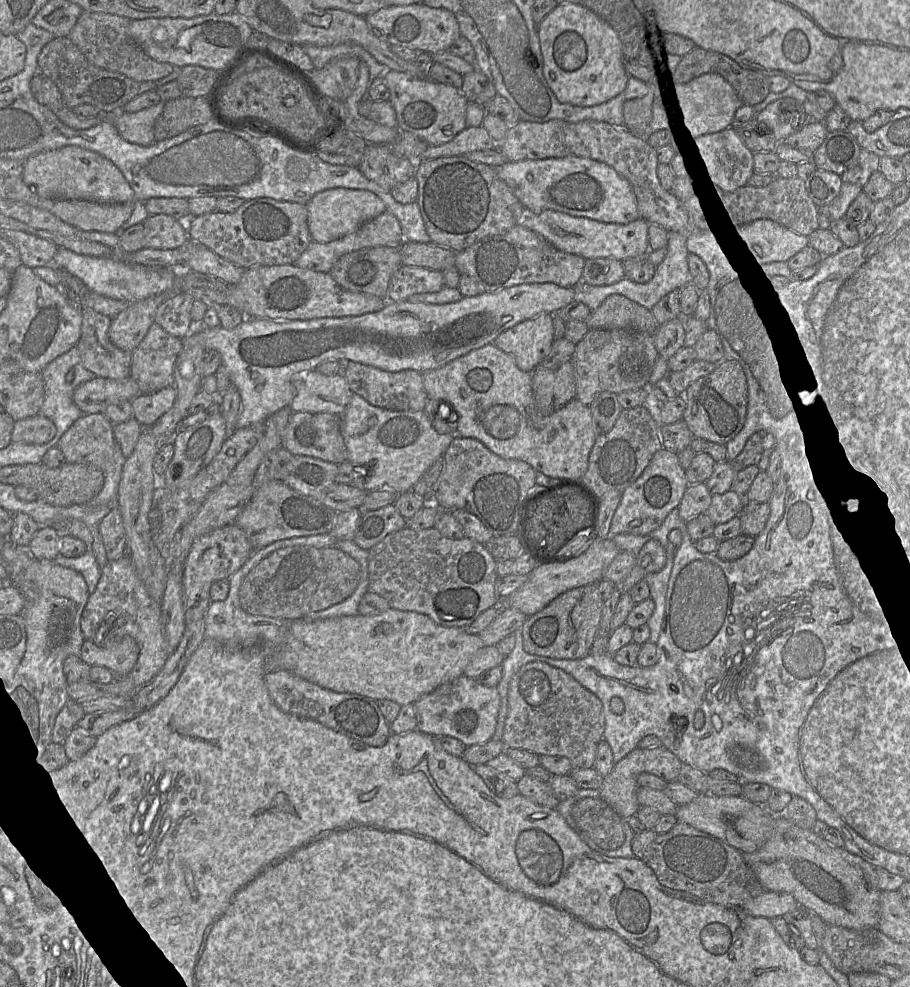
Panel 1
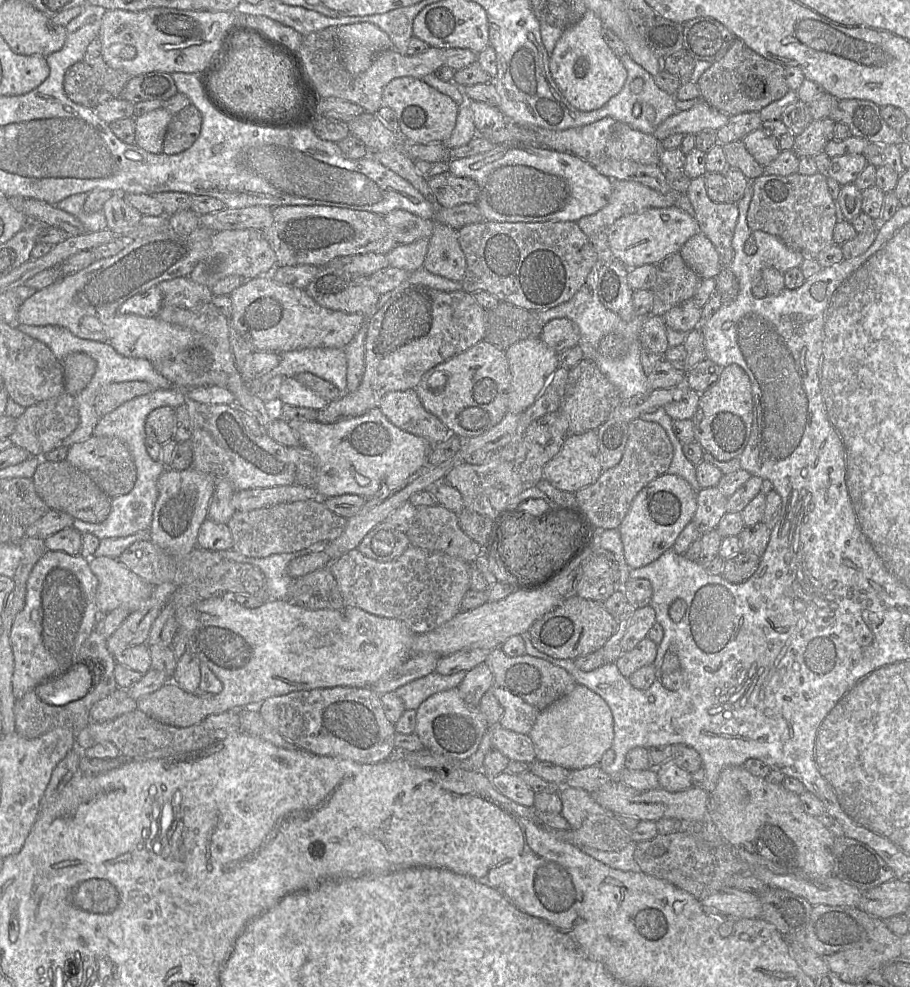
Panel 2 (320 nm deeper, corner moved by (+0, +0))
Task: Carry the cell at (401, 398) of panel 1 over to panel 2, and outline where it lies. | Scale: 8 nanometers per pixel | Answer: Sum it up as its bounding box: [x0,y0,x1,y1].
[379,389,451,445]

